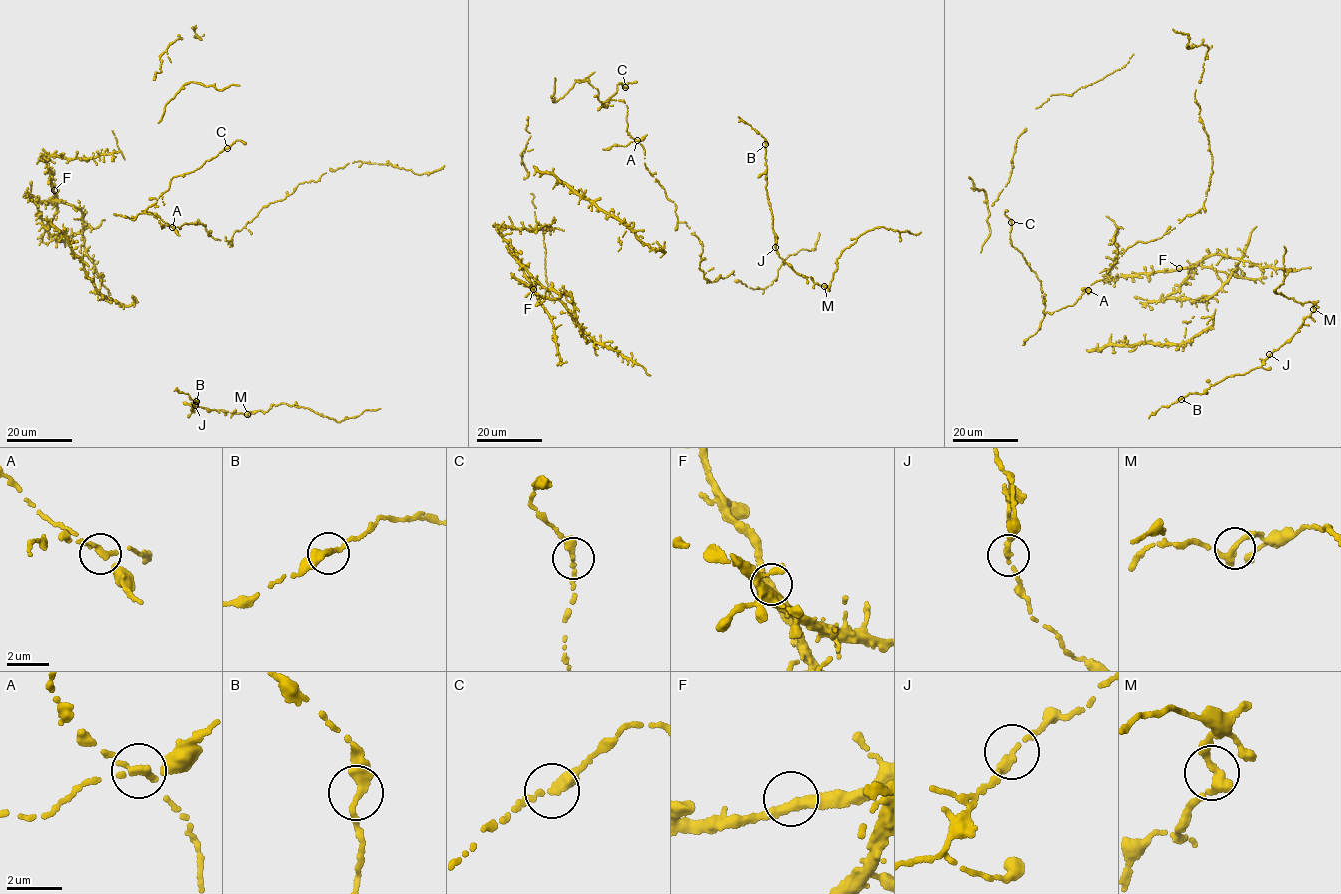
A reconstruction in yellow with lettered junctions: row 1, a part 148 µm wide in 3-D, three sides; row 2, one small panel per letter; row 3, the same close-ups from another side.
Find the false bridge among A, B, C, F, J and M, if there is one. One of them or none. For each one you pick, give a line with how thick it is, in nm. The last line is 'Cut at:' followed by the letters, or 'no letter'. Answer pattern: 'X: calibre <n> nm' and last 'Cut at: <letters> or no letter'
A: calibre 280 nm
Cut at: A

